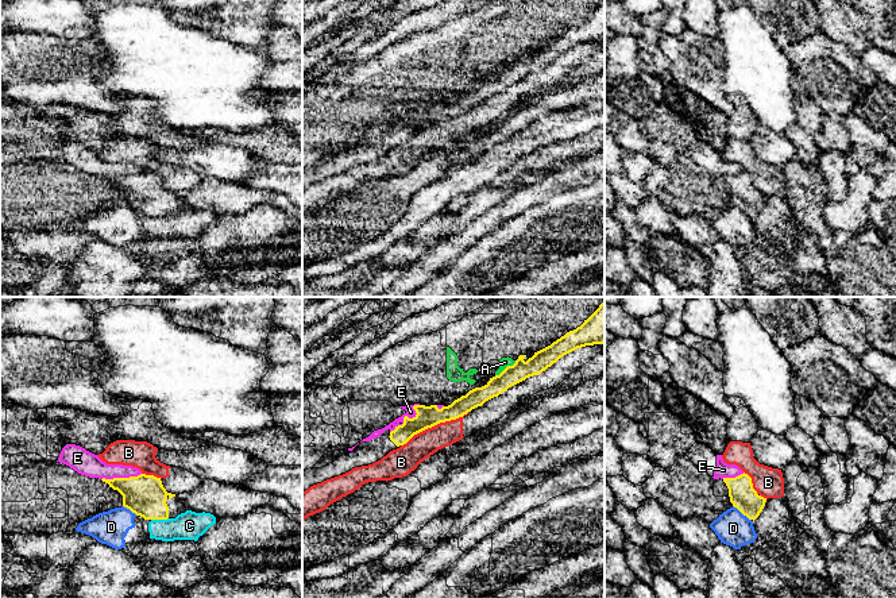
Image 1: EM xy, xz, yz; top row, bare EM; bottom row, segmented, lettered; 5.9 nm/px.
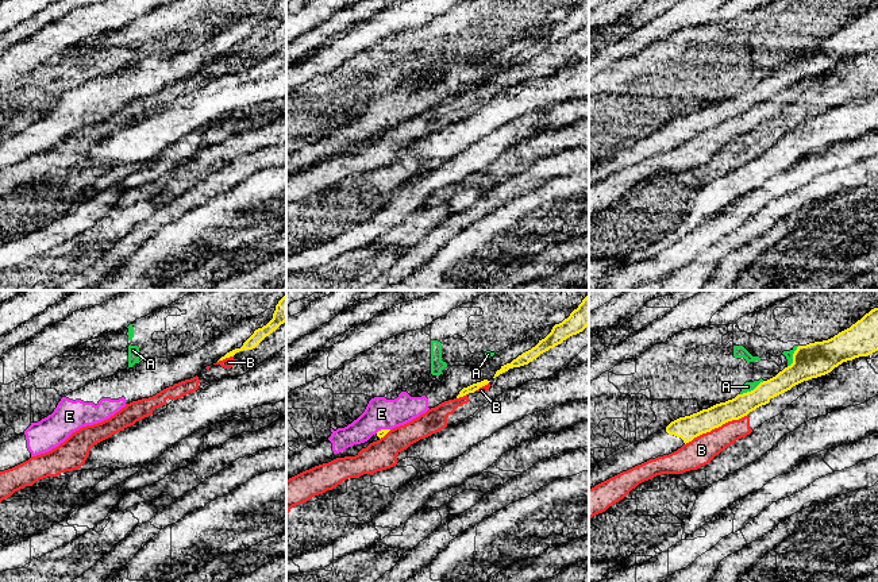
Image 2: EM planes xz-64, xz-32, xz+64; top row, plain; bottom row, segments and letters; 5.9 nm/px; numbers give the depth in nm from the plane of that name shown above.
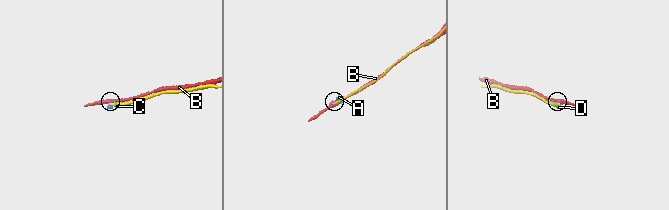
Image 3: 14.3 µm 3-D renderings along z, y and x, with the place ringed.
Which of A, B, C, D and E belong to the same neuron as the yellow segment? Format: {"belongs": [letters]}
{"belongs": []}

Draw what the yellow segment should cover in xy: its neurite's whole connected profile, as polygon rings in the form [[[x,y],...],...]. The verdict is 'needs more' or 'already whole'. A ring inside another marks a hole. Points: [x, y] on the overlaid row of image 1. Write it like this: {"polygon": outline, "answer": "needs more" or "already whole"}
{"polygon": [[[140,474],[130,478],[101,479],[123,495],[123,506],[144,520],[175,518],[186,508],[178,495],[167,493],[161,478]]], "answer": "needs more"}

